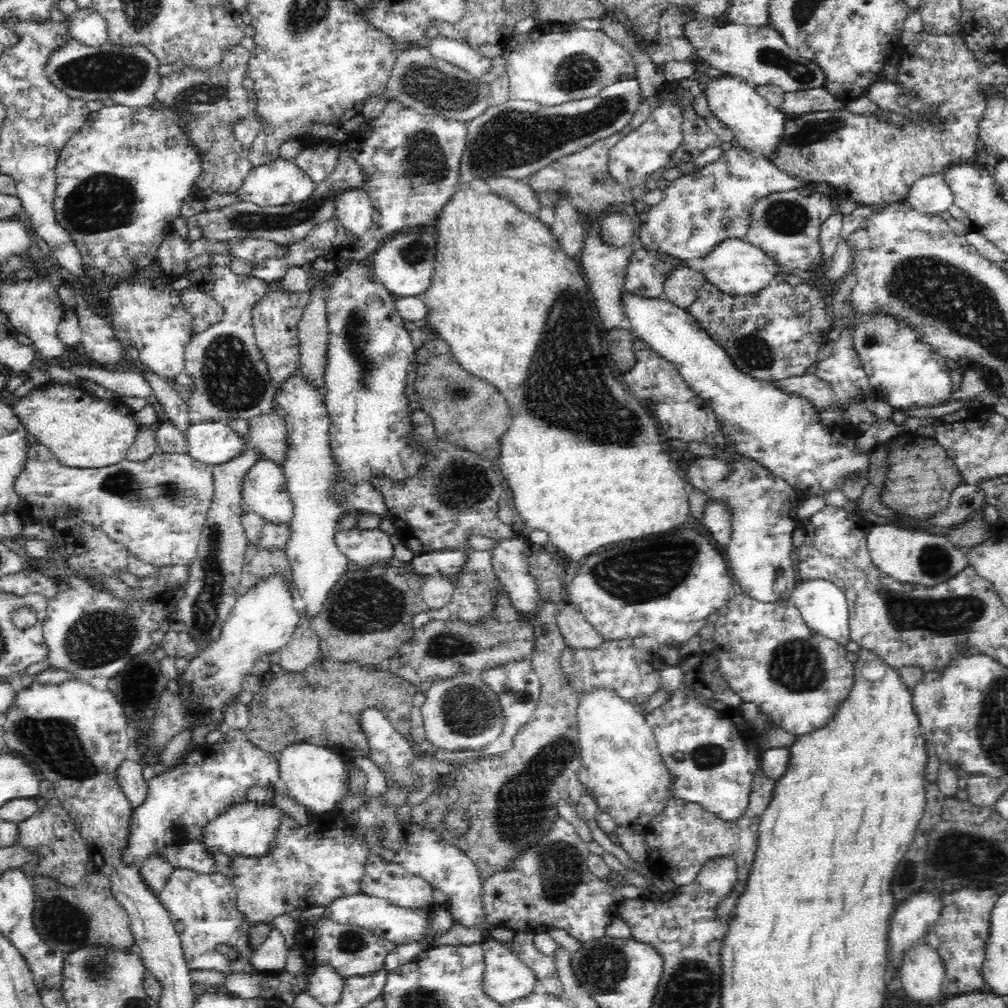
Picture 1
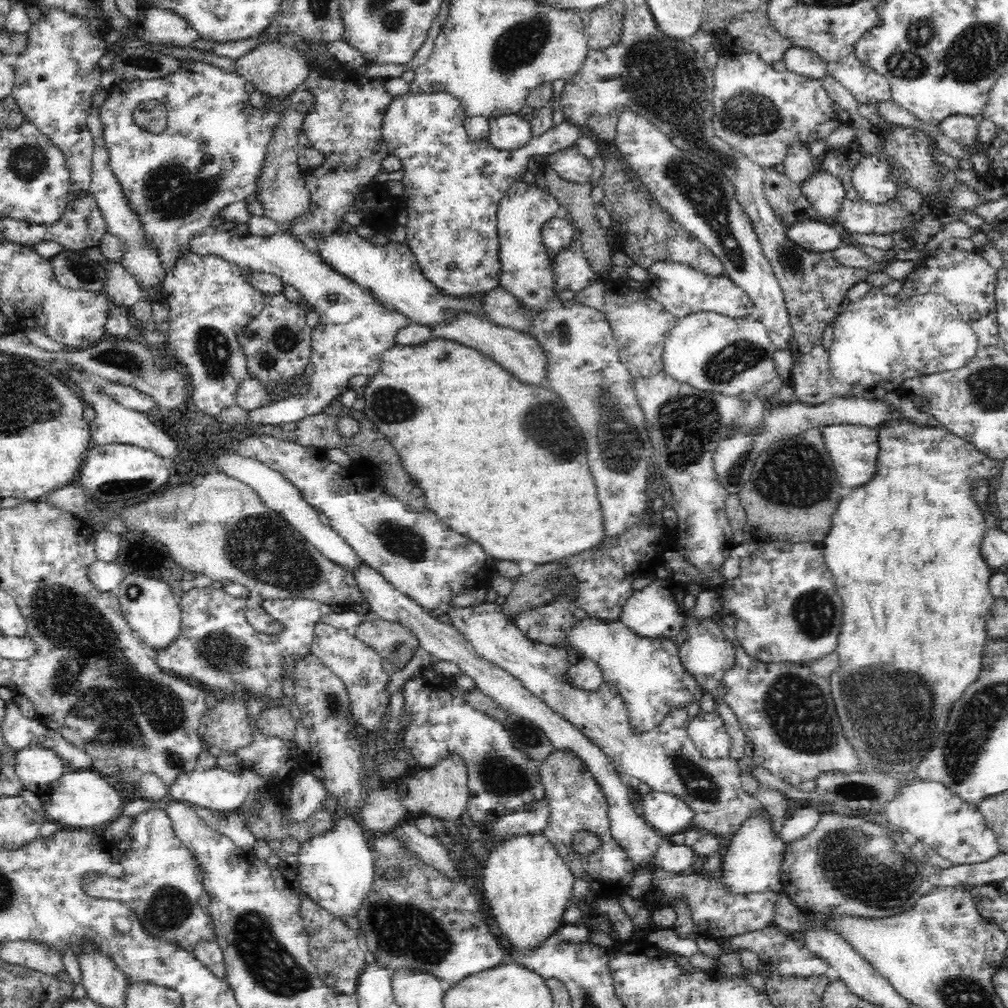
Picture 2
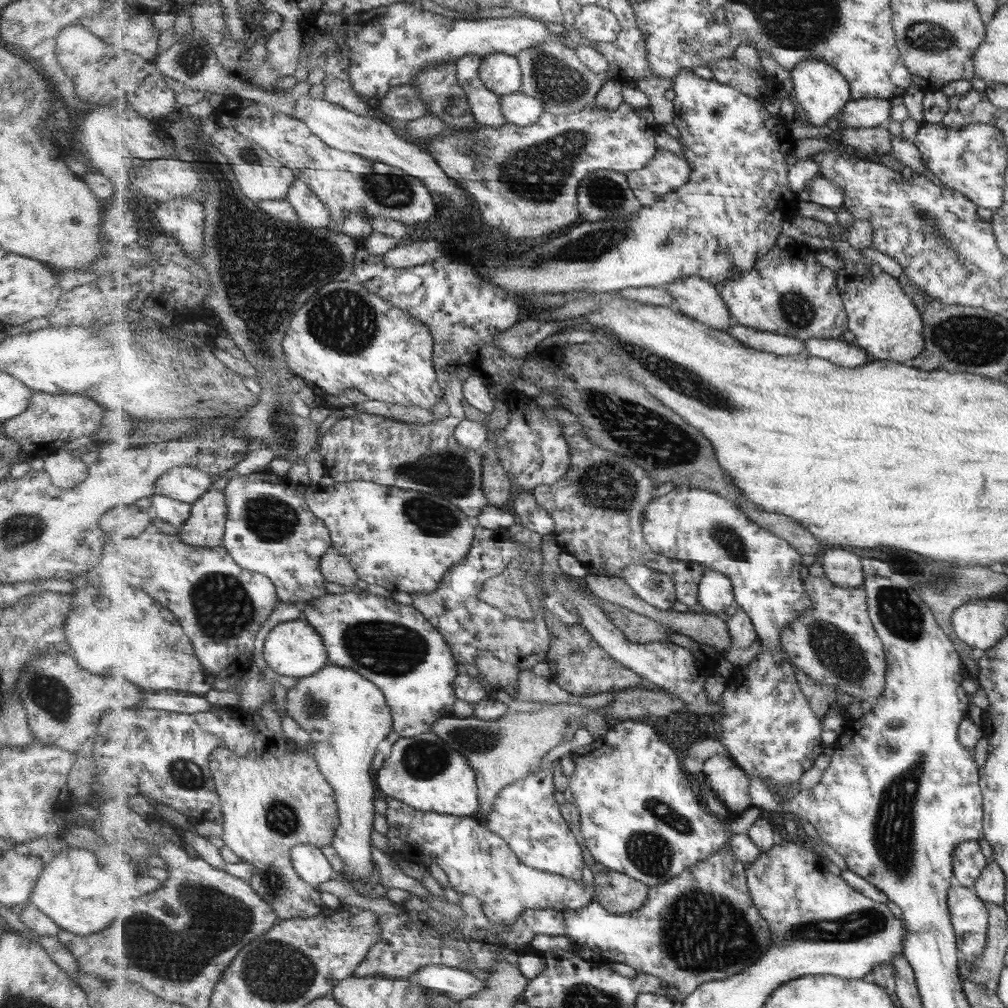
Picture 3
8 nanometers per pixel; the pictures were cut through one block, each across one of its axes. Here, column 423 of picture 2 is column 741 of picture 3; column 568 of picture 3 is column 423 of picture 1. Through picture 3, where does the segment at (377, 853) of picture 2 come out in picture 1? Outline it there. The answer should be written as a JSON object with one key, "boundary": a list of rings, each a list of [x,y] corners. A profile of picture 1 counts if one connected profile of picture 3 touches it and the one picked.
{"boundary":[[[370,894],[342,895],[335,898],[324,912],[322,918],[329,918],[335,923],[362,926],[382,938],[392,939],[396,944],[408,944],[418,942],[422,938],[428,938],[425,932],[427,914],[429,910],[414,910],[394,906],[386,898],[375,897]]]}

